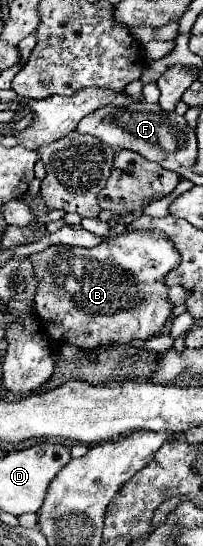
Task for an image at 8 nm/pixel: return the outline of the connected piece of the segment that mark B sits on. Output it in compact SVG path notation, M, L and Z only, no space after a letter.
M123 232L109 236L95 248L81 246L49 246L43 252L31 254L29 262L33 264L37 278L35 294L35 314L41 320L41 326L57 344L73 344L79 348L95 348L107 344L127 344L135 338L147 340L155 336L165 320L169 318L173 306L167 300L167 286L163 282L165 274L177 266L181 256L173 250L173 242L157 232Z

